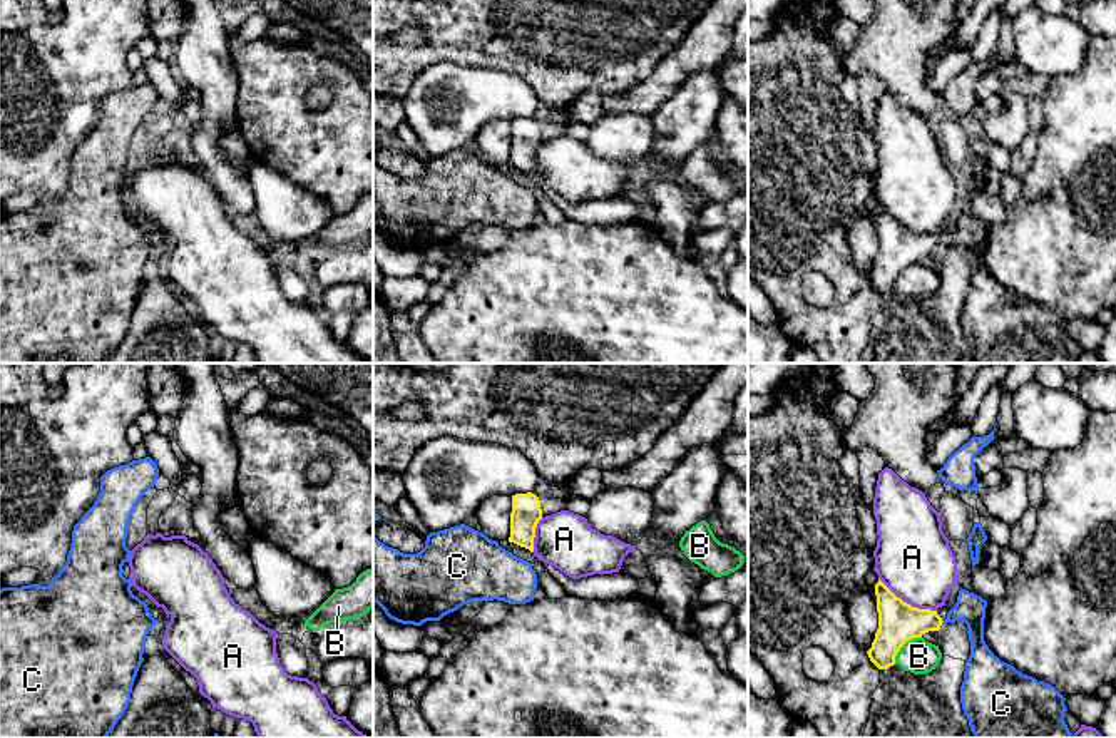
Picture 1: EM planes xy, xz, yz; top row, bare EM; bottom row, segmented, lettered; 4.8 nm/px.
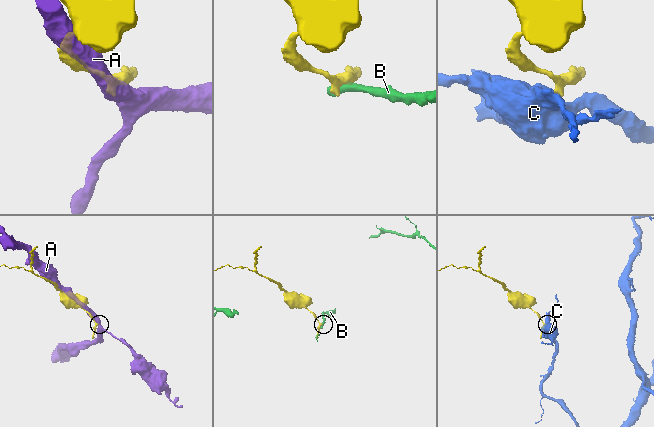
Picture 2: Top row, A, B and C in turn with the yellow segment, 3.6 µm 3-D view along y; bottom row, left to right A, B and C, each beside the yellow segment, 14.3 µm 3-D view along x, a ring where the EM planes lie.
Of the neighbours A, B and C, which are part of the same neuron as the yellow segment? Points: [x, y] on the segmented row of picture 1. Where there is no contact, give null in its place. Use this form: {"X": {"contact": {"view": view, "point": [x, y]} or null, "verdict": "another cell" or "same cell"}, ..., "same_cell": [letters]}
{"A": {"contact": {"view": "yz", "point": [906, 603]}, "verdict": "another cell"}, "B": {"contact": {"view": "yz", "point": [902, 645]}, "verdict": "another cell"}, "C": {"contact": {"view": "yz", "point": [942, 621]}, "verdict": "another cell"}, "same_cell": []}

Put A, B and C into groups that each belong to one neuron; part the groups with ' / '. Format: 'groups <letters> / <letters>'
groups A / B / C

